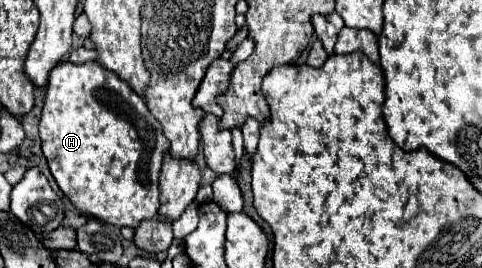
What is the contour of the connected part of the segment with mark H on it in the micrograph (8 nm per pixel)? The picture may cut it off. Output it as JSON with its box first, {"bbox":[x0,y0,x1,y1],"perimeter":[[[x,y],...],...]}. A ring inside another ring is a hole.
{"bbox":[39,61,169,227],"perimeter":[[[69,61],[59,63],[49,73],[49,85],[39,123],[43,155],[51,169],[51,175],[65,197],[99,221],[117,227],[137,227],[145,219],[153,219],[159,209],[159,171],[163,155],[169,151],[167,137],[161,131],[159,121],[151,115],[145,101],[113,71],[99,63],[75,65]]]}

